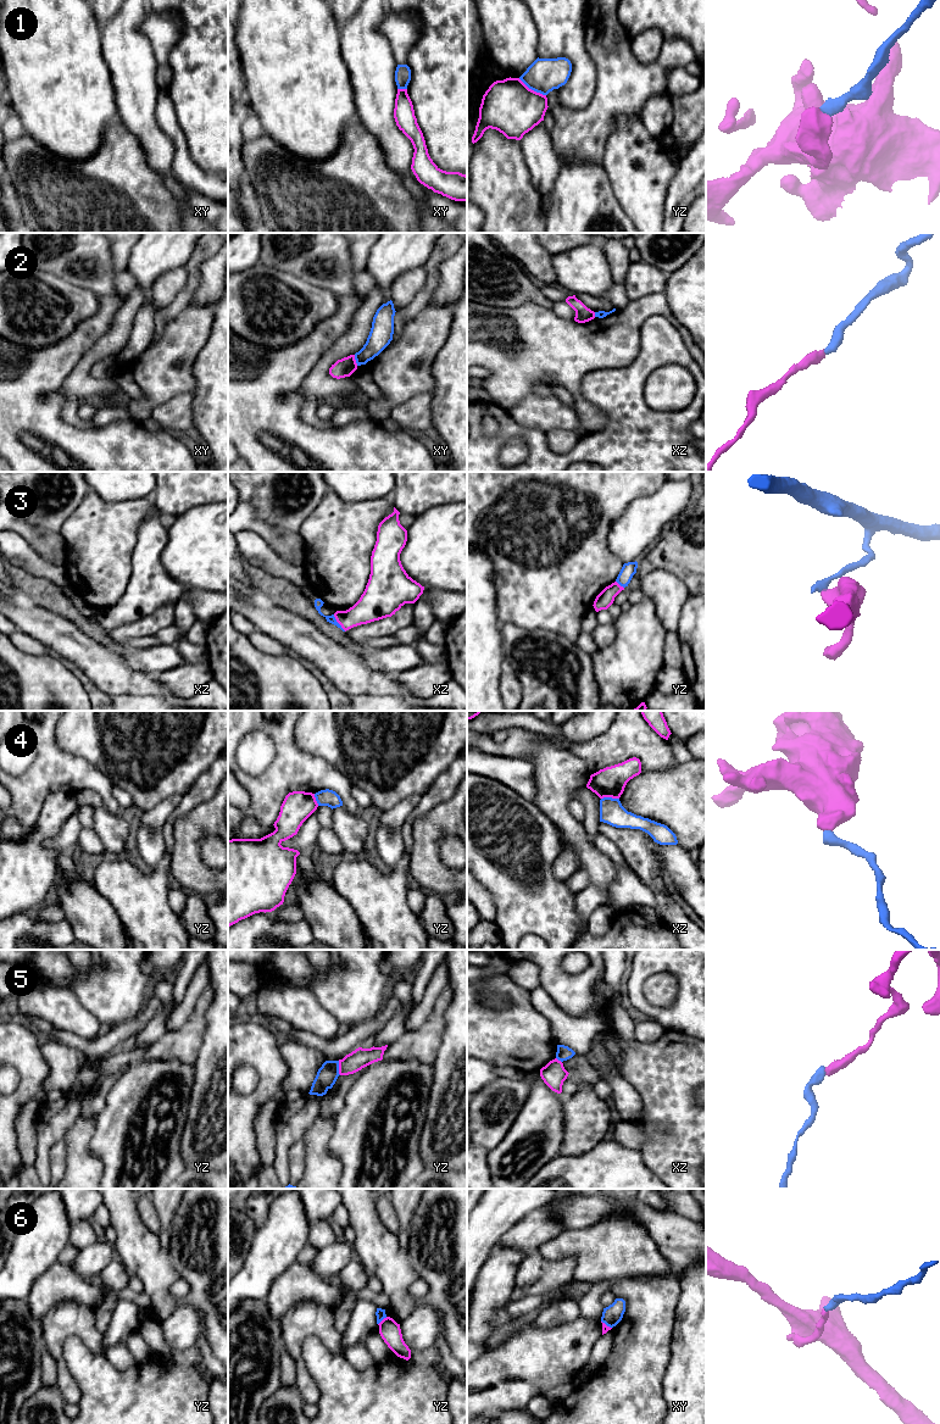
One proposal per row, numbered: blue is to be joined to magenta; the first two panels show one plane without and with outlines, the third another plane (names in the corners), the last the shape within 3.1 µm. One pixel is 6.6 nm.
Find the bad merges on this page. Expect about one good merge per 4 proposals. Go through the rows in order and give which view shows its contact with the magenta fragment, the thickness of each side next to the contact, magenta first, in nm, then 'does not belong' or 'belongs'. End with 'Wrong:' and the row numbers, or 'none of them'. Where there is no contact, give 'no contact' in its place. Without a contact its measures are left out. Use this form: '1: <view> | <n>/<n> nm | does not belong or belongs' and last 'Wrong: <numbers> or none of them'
1: yz | 360/220 nm | does not belong
2: xy | 120/150 nm | does not belong
3: xz | 190/60 nm | does not belong
4: xz | 200/160 nm | does not belong
5: yz | 130/140 nm | does not belong
6: yz | 140/70 nm | does not belong
Wrong: 1, 2, 3, 4, 5, 6

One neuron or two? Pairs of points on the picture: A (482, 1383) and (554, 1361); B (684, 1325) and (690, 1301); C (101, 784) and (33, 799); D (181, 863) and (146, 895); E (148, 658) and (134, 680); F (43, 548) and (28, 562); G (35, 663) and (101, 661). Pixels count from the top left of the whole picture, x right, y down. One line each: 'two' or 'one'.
A: one
B: one
C: one
D: two
E: two
F: two
G: two

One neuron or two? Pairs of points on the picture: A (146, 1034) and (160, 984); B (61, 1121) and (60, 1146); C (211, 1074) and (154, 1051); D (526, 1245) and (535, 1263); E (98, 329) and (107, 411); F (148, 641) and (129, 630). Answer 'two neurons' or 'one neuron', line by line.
A: one neuron
B: two neurons
C: two neurons
D: two neurons
E: two neurons
F: two neurons

